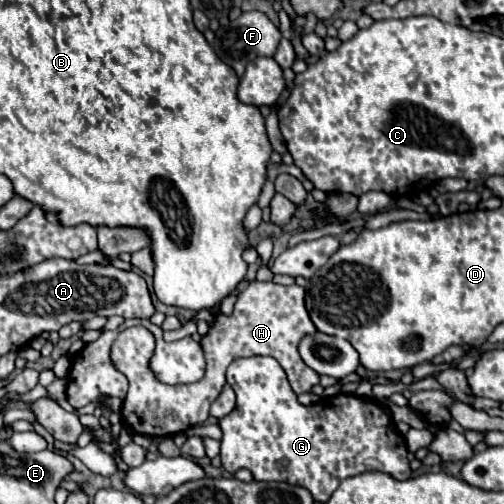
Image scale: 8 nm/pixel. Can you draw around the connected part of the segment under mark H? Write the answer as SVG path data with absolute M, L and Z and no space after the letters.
M251 281L241 291L233 313L223 315L219 313L209 327L207 335L201 337L201 347L205 351L207 371L201 381L191 385L165 385L159 383L149 371L151 351L155 349L155 337L145 327L131 327L119 333L111 347L113 363L127 375L129 379L129 393L121 407L123 425L133 435L145 437L173 437L177 433L187 431L193 425L203 425L209 417L211 403L219 397L225 385L225 371L231 361L239 357L251 355L269 355L279 361L285 369L287 379L293 391L307 393L313 385L319 383L319 375L307 367L297 351L299 341L305 335L313 335L317 327L313 325L307 309L305 309L305 289L299 285L277 285L273 281L259 283Z

